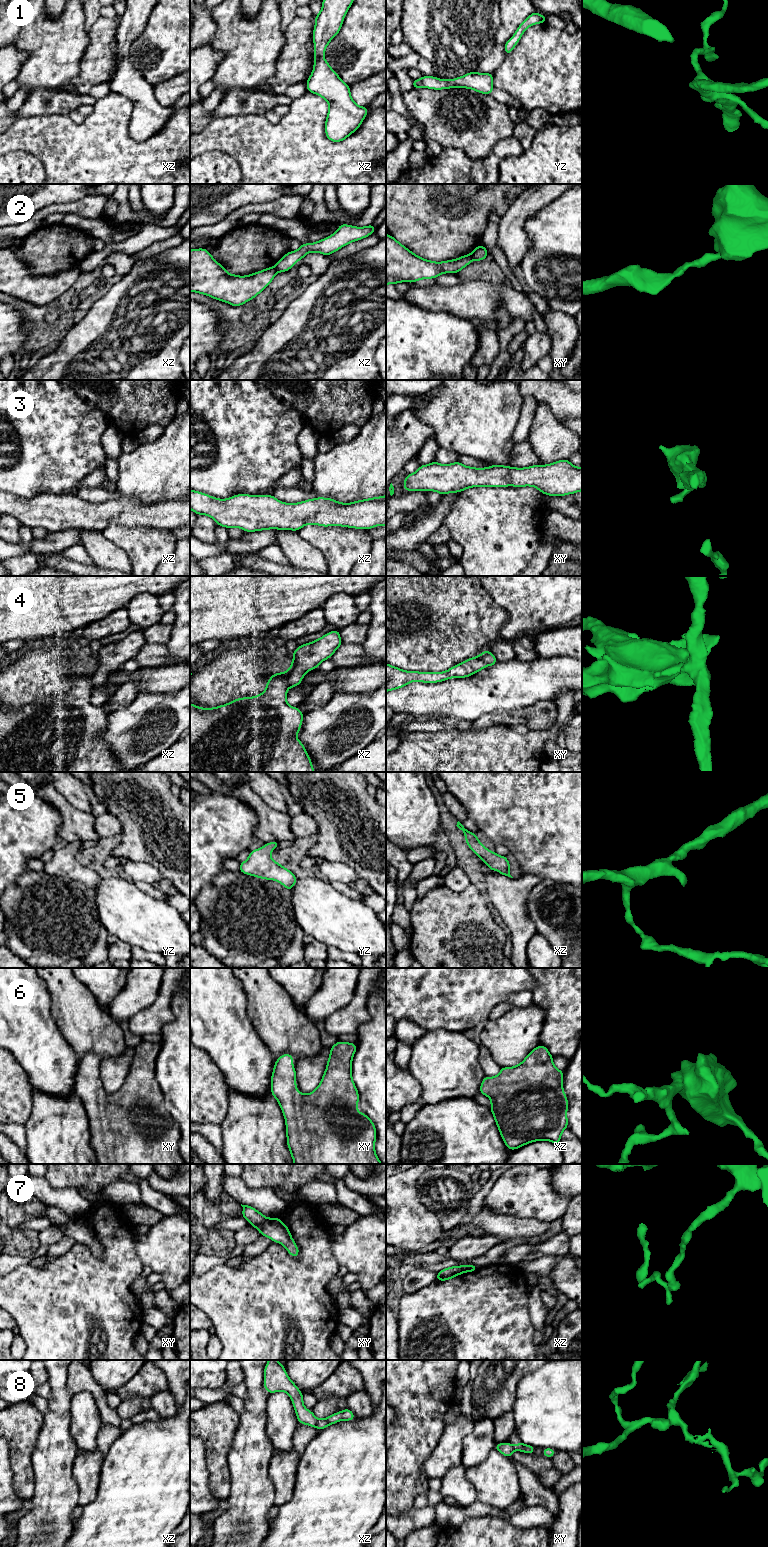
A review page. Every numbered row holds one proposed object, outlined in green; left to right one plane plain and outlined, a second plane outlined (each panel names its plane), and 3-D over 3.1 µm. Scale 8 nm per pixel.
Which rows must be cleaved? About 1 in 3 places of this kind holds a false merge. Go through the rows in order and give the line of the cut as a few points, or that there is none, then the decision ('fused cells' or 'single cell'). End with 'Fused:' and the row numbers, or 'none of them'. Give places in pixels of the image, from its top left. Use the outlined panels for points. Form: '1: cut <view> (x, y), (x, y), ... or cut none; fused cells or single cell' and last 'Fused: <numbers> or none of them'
1: cut none; single cell
2: cut xy (471, 254), (473, 259); fused cells
3: cut none; single cell
4: cut xz (288, 671), (287, 685); fused cells
5: cut none; single cell
6: cut none; single cell
7: cut xy (267, 1218), (257, 1228); fused cells
8: cut xz (317, 1419), (315, 1426); fused cells
Fused: 2, 4, 7, 8

